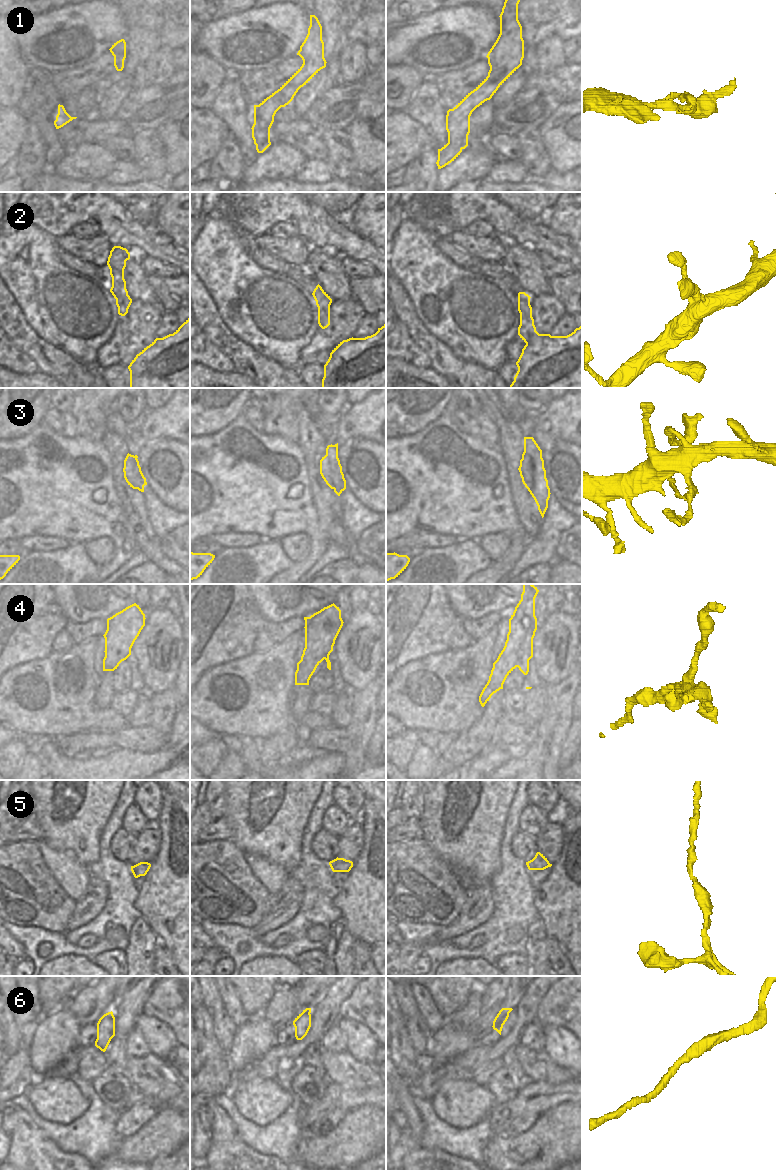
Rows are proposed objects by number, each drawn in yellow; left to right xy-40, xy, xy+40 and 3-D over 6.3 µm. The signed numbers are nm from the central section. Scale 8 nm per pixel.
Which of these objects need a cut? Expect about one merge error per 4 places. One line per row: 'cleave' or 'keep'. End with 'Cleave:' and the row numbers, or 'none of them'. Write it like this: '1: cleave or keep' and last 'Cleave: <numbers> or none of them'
1: cleave
2: keep
3: cleave
4: cleave
5: keep
6: keep
Cleave: 1, 3, 4

